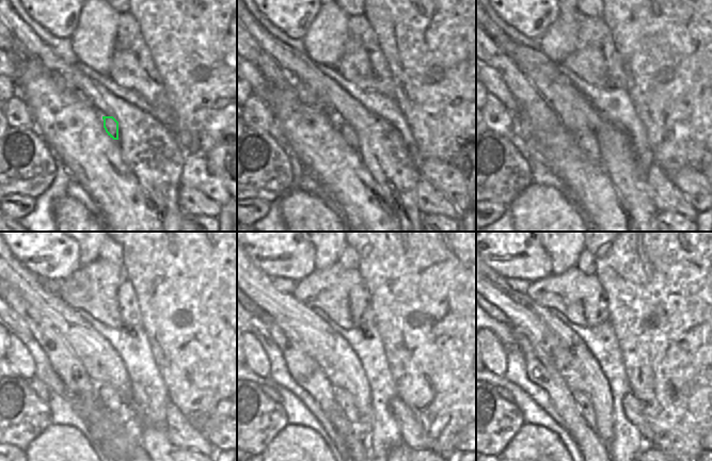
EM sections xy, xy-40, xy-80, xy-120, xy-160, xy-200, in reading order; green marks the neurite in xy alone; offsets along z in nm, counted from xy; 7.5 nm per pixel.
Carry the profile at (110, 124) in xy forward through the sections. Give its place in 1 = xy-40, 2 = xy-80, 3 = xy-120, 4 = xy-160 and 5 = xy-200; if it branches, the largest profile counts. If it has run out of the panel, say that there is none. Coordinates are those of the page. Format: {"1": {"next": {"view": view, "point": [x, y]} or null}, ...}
{"1": {"next": {"view": "xy-40", "point": [348, 132]}}, "2": {"next": {"view": "xy-80", "point": [587, 141]}}, "3": {"next": {"view": "xy-120", "point": [110, 399]}}, "4": {"next": {"view": "xy-160", "point": [345, 400]}}, "5": {"next": {"view": "xy-200", "point": [584, 404]}}}

